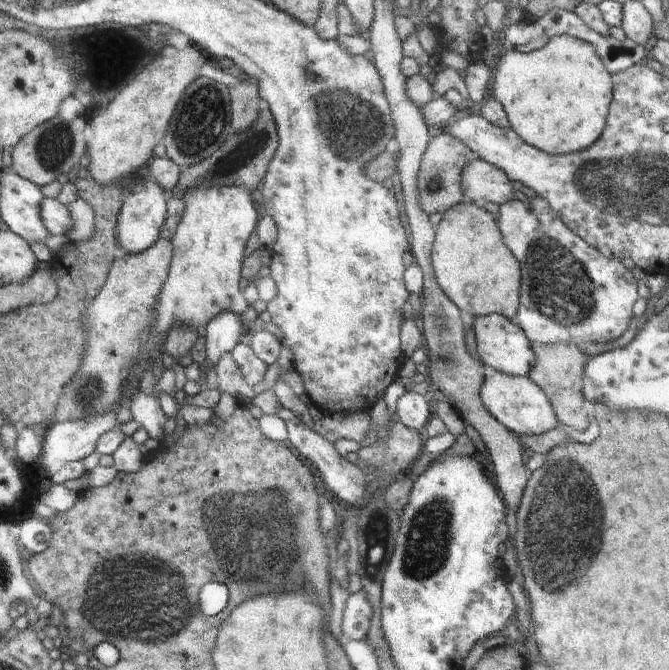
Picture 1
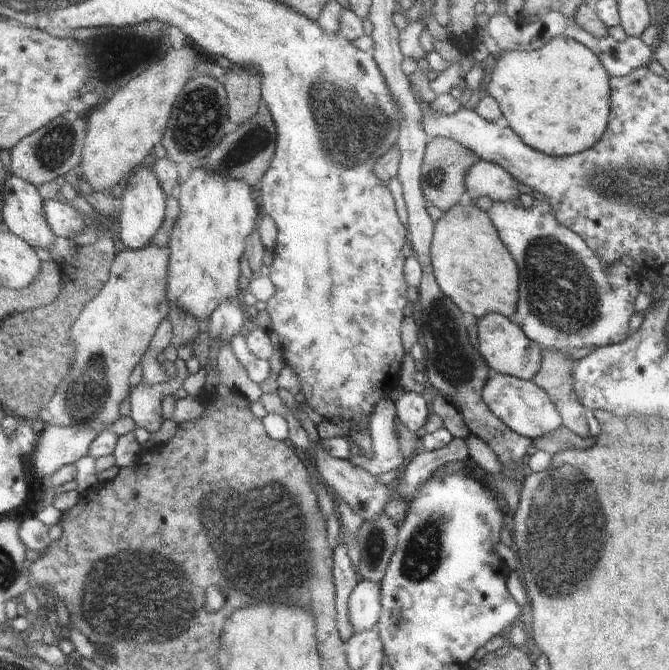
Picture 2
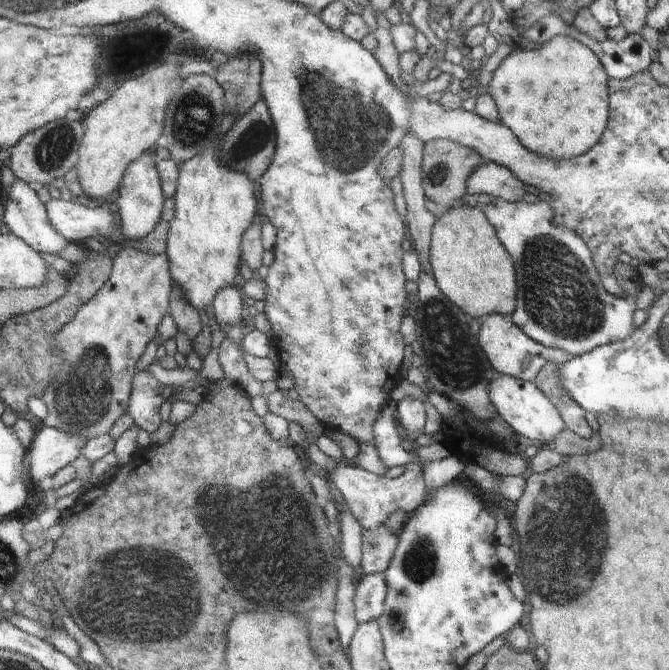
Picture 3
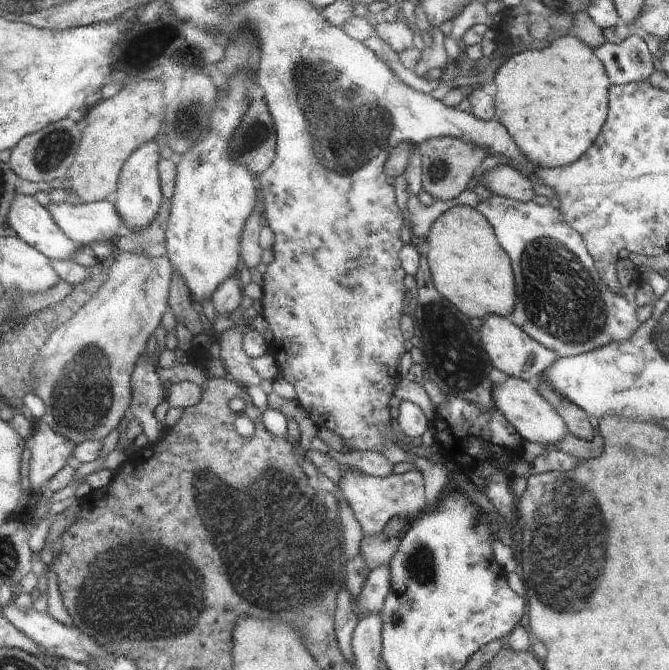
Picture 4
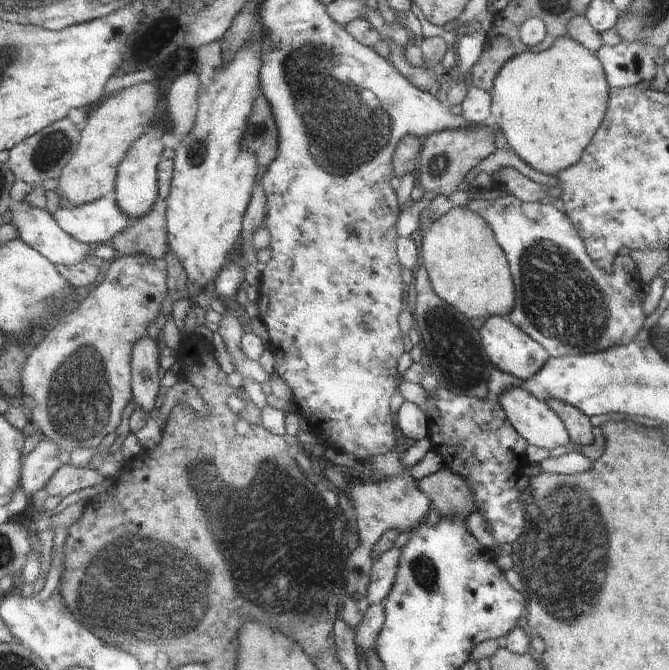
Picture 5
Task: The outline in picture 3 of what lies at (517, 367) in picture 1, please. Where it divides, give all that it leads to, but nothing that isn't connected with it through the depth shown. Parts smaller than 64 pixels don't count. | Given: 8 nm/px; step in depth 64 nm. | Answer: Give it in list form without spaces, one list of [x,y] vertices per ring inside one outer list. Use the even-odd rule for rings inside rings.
[[[492,313],[488,315],[488,318],[481,320],[480,324],[478,335],[480,348],[490,361],[490,366],[499,375],[513,376],[534,383],[536,377],[542,372],[543,366],[548,362],[556,362],[556,366],[560,366],[566,364],[570,358],[574,358],[572,354],[568,354],[564,350],[548,348],[542,343],[536,342],[521,327],[512,324],[508,320],[508,316]]]

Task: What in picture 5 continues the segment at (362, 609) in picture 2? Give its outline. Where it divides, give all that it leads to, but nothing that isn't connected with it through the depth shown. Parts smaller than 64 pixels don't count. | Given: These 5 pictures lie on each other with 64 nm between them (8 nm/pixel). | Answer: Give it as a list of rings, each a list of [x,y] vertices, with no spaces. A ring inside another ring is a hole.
[[[393,547],[371,561],[370,584],[368,584],[368,590],[366,590],[366,600],[368,600],[369,606],[385,601],[394,580],[396,580],[398,560],[400,560],[400,549]]]

